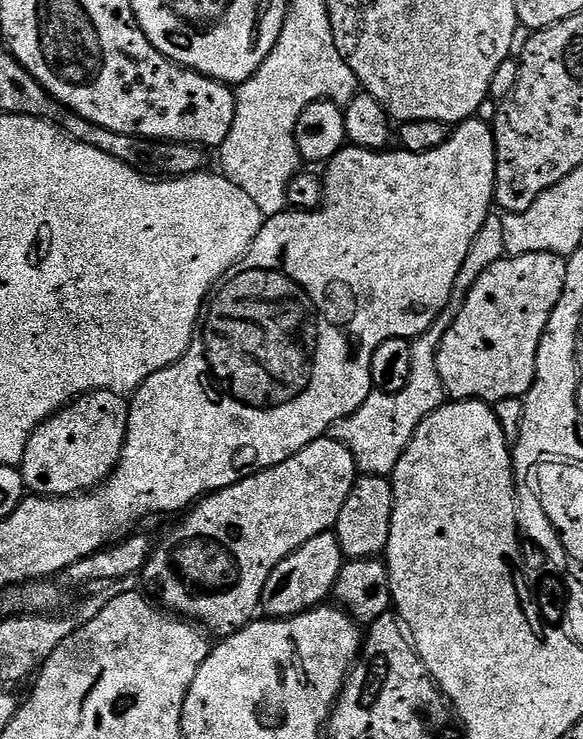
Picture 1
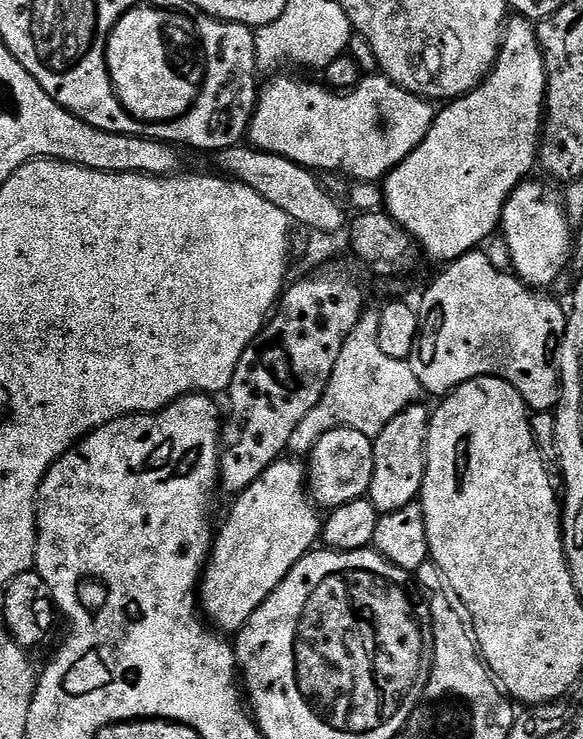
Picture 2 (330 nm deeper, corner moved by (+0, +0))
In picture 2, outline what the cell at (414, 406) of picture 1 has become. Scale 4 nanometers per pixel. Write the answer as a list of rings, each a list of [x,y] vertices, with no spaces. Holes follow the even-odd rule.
[[[367,307],[354,330],[347,336],[321,401],[302,418],[290,438],[288,452],[293,457],[309,455],[323,433],[340,427],[353,428],[375,438],[382,434],[382,430],[386,430],[386,425],[392,419],[402,414],[402,410],[421,399],[422,389],[411,363],[408,360],[389,358],[378,344],[379,321],[380,308]]]

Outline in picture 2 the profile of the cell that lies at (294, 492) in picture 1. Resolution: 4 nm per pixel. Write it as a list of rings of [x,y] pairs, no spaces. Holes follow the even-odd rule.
[[[346,427],[332,429],[318,438],[307,457],[306,471],[311,499],[321,509],[331,510],[367,497],[370,478],[374,478],[372,441],[373,437]]]

